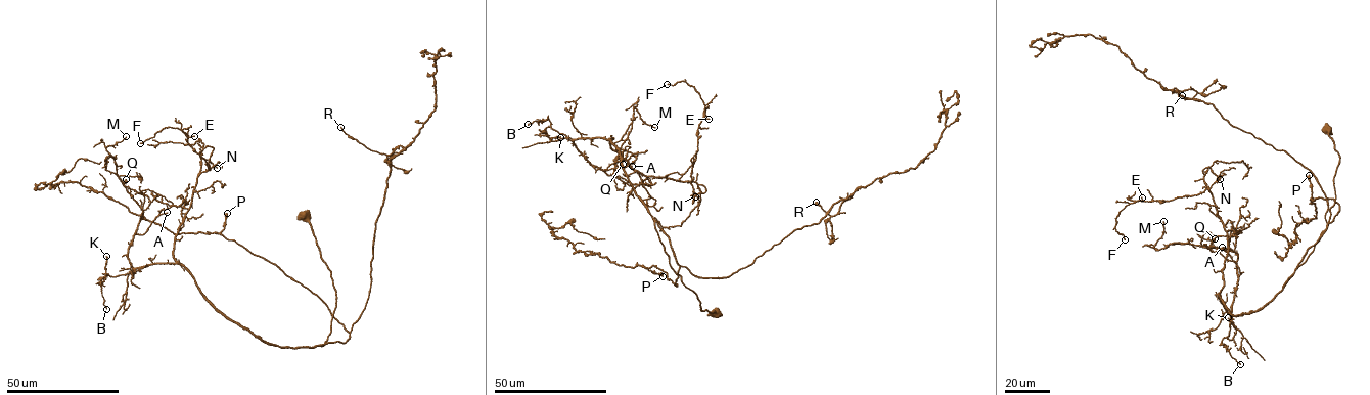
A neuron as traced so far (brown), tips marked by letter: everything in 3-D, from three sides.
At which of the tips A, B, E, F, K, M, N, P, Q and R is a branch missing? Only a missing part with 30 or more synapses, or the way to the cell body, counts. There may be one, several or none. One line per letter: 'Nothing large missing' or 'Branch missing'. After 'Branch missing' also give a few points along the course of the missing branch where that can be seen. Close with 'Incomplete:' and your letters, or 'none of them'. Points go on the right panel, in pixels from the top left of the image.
A: Nothing large missing
B: Nothing large missing
E: Nothing large missing
F: Nothing large missing
K: Nothing large missing
M: Nothing large missing
N: Nothing large missing
P: Nothing large missing
Q: Nothing large missing
R: Nothing large missing
Incomplete: none of them

